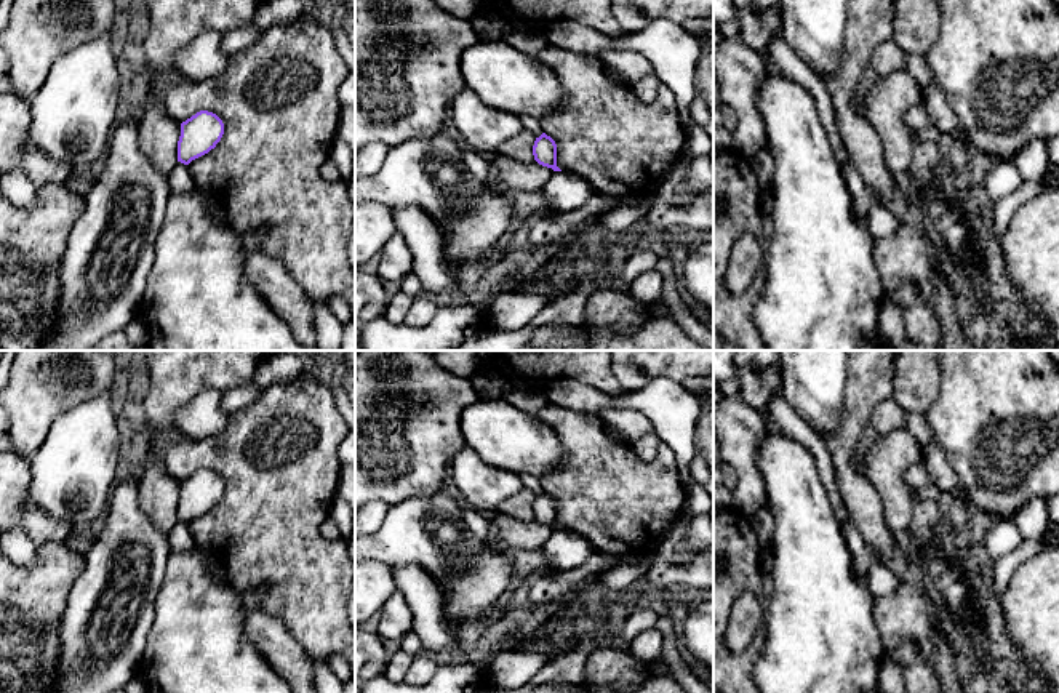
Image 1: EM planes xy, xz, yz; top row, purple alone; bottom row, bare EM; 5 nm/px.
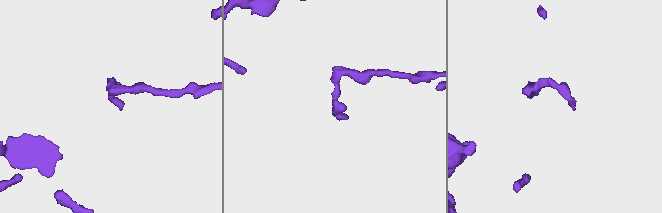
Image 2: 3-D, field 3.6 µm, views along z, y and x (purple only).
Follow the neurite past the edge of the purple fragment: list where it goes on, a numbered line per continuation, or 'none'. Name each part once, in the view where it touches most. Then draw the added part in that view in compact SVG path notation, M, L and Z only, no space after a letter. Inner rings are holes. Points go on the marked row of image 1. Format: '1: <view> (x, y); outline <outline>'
none

